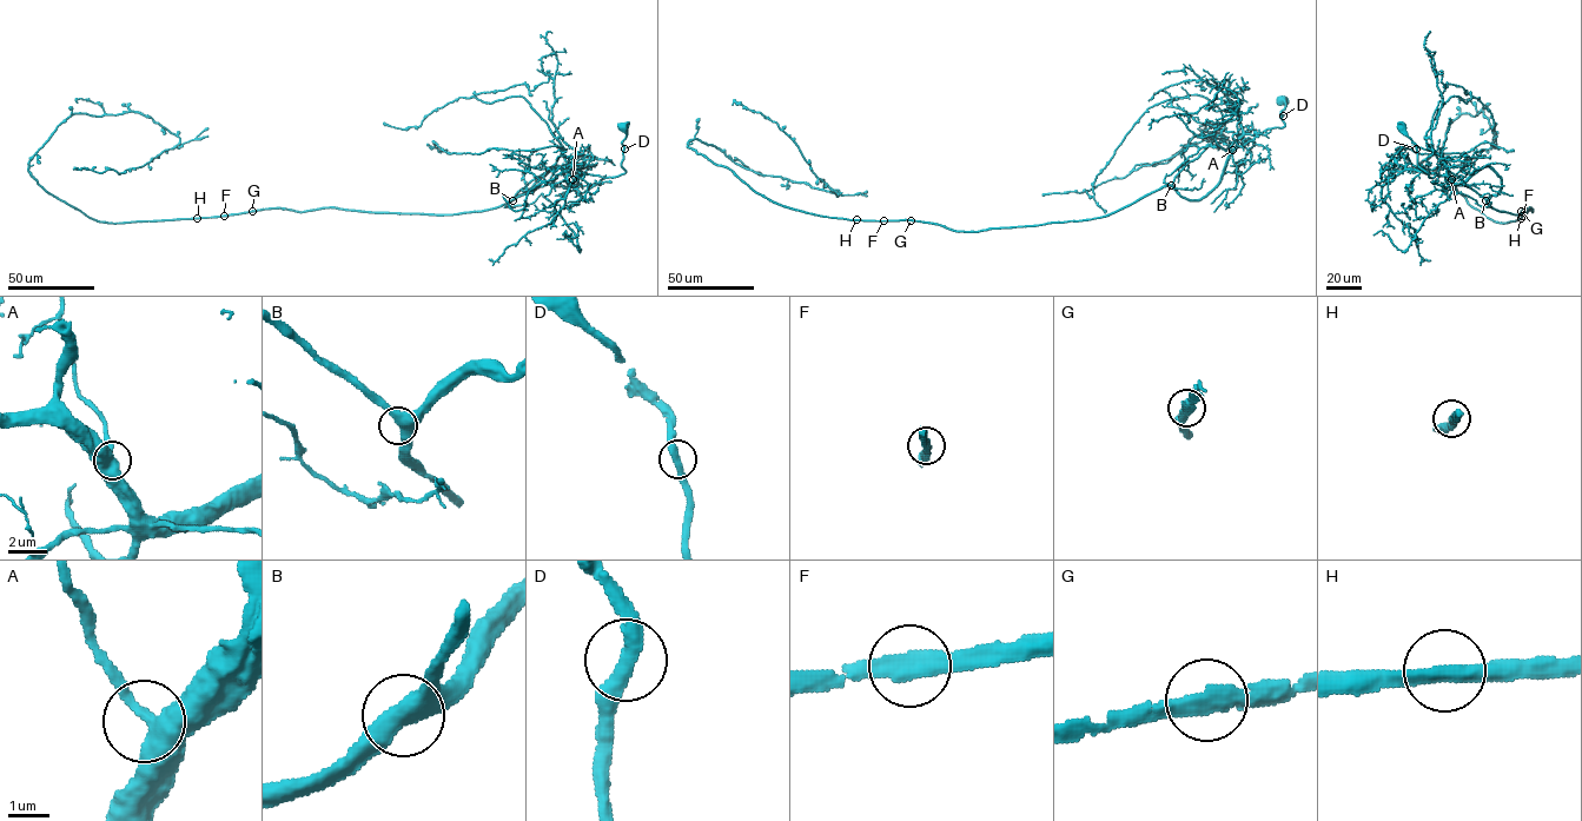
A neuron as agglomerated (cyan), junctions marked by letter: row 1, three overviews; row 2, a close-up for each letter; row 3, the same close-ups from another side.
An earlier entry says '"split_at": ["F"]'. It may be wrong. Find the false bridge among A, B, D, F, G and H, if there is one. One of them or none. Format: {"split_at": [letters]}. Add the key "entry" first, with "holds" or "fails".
{"entry": "fails", "split_at": []}

